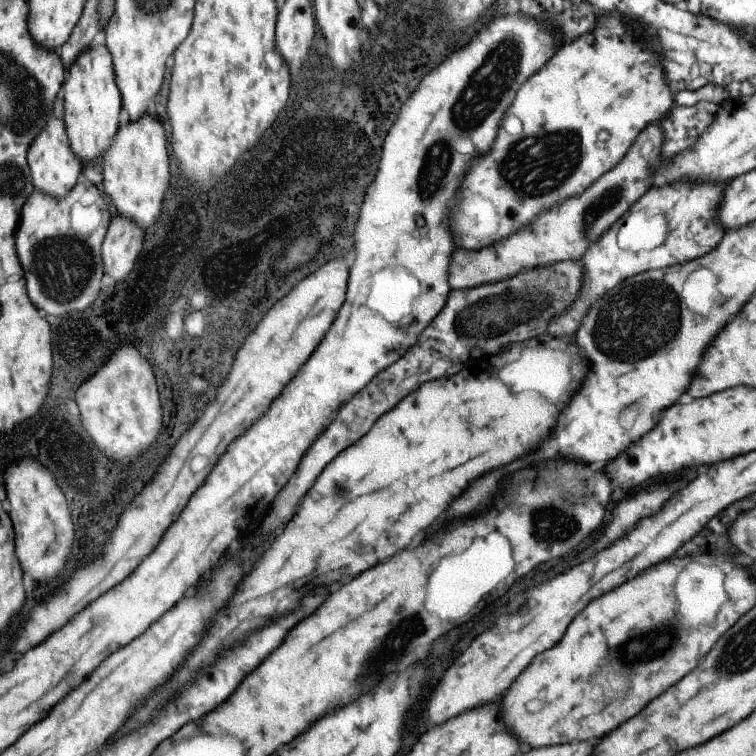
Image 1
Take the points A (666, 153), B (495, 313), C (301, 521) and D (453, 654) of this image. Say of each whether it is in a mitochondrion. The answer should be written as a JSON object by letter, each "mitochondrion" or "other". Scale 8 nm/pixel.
{"A":"other","B":"mitochondrion","C":"other","D":"other"}

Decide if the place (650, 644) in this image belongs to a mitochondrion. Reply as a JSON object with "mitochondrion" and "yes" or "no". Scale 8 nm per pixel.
{"mitochondrion":"yes"}

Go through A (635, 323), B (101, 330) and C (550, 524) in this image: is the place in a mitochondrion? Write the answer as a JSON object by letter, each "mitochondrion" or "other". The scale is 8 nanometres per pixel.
{"A":"mitochondrion","B":"other","C":"mitochondrion"}

